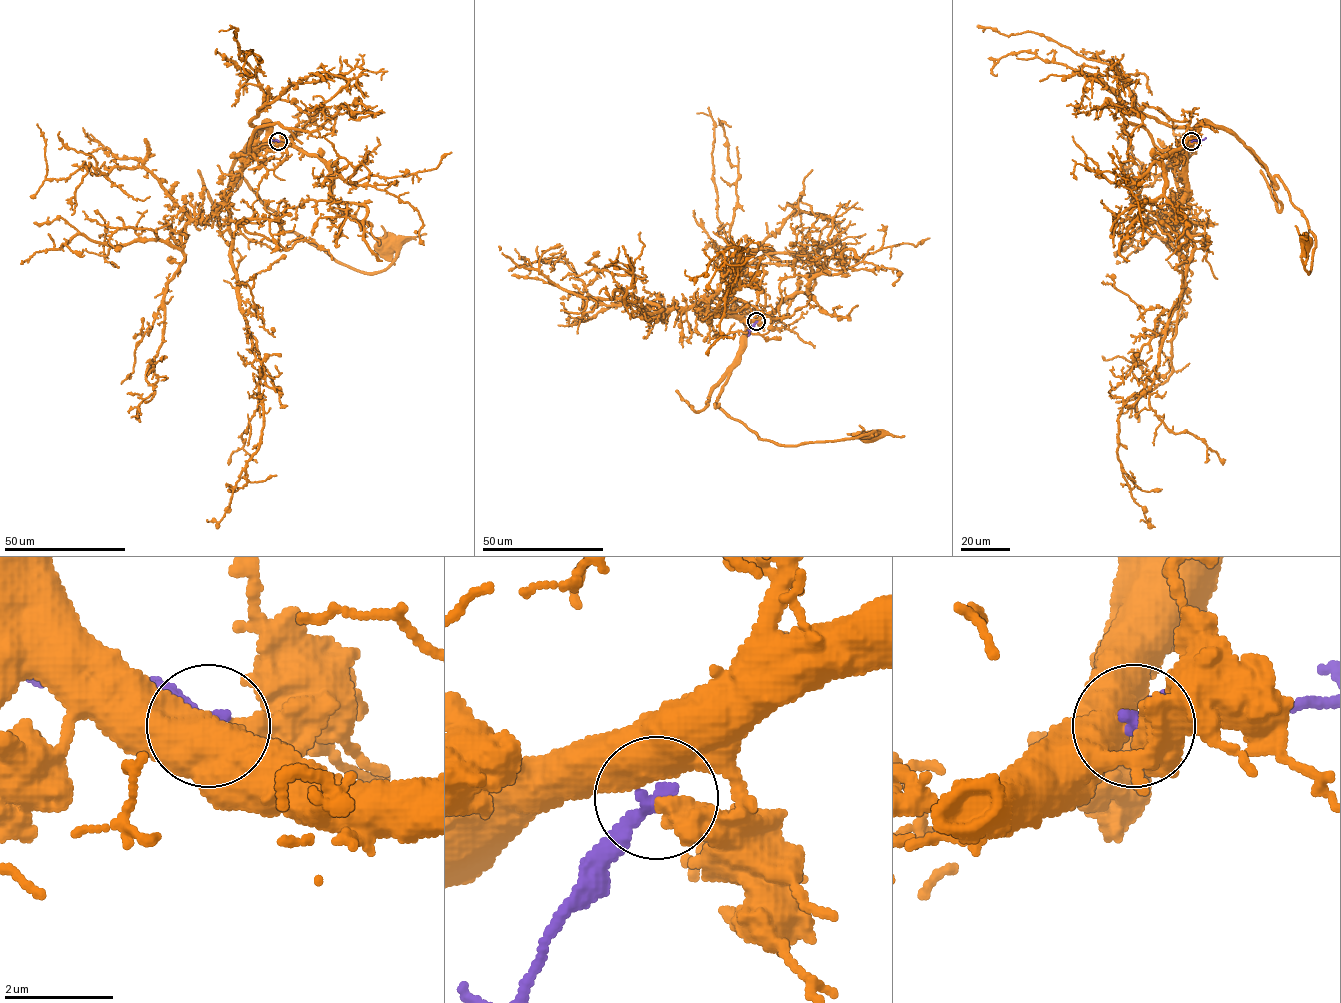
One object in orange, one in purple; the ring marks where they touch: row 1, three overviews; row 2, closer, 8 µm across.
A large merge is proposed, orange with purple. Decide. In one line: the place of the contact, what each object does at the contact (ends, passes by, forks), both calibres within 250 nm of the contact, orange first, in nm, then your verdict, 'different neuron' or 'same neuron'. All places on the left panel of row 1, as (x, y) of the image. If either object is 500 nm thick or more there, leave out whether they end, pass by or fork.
(278, 141) | 550/300 nm | different neuron

